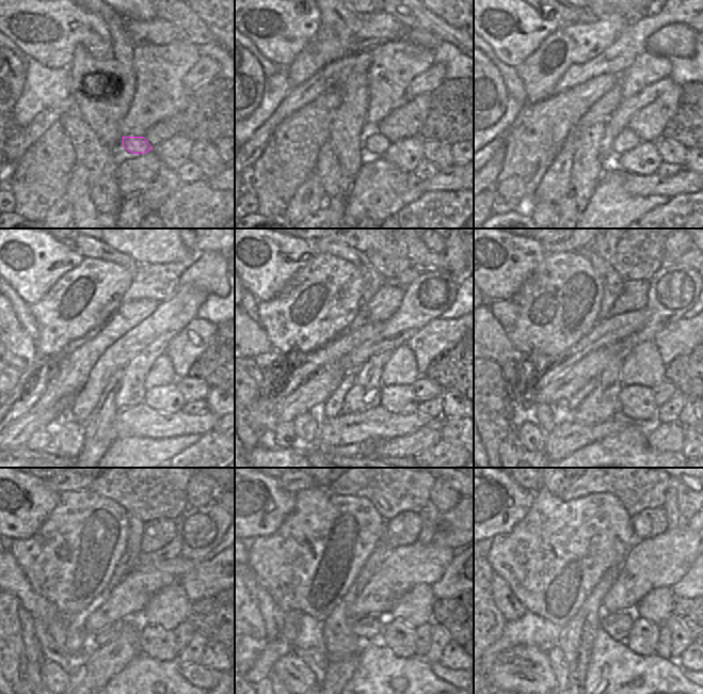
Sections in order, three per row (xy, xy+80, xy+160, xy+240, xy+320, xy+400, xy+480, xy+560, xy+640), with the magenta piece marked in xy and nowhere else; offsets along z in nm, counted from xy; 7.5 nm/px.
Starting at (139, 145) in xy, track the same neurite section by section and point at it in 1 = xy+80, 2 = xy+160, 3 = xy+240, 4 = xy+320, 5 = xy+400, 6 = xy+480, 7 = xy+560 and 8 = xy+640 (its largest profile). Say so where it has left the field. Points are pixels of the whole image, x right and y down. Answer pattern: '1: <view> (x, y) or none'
1: xy+80 (373, 141)
2: xy+160 (626, 140)
3: xy+240 (161, 373)
4: xy+320 (401, 368)
5: xy+400 (642, 364)
6: xy+480 (169, 608)
7: xy+560 (415, 605)
8: xy+640 (657, 606)

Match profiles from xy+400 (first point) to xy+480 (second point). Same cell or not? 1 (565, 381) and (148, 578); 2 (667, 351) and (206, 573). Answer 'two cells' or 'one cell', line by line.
1: one cell
2: one cell

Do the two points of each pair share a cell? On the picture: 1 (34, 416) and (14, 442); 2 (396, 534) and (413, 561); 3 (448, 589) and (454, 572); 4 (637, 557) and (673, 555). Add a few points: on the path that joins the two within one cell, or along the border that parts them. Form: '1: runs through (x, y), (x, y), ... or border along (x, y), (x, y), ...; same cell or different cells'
1: runs through (28, 423), (15, 436); same cell
2: border along (416, 541), (410, 545), (397, 546), (390, 550); different cells
3: runs through (450, 585), (454, 581), (454, 577); same cell
4: runs through (645, 557), (665, 557); same cell

